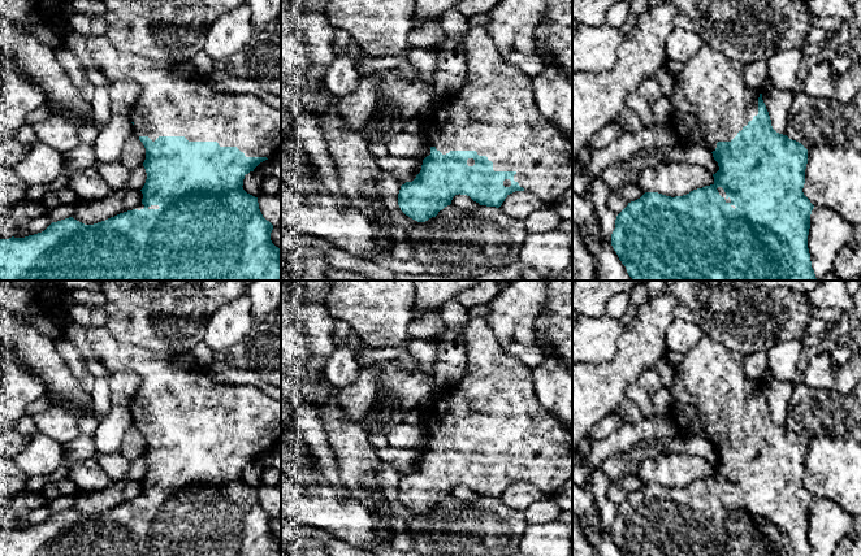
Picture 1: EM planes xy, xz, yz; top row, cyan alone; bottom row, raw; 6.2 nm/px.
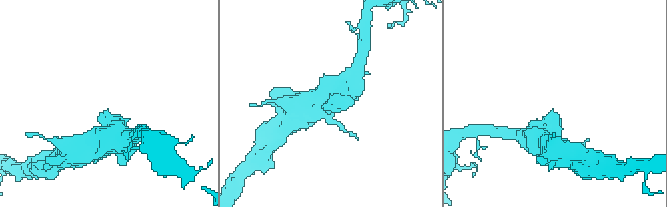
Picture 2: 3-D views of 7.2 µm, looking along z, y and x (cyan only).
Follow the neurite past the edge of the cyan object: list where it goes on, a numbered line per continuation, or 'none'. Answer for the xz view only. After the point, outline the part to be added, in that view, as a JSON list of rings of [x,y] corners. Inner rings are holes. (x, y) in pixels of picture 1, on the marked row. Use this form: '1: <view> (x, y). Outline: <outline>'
1: xz (494, 113). Outline: [[[485,26],[470,27],[463,47],[467,64],[463,86],[457,94],[441,99],[425,116],[427,130],[423,136],[429,145],[428,156],[432,147],[442,155],[450,151],[476,151],[479,156],[486,156],[493,162],[494,171],[515,171],[514,181],[525,192],[533,194],[544,201],[563,195],[572,187],[572,139],[550,123],[538,110],[532,77],[499,56]]]

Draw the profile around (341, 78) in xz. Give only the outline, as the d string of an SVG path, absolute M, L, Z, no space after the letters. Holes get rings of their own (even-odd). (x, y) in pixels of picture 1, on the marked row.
M336 55L326 69L323 83L329 94L342 97L358 88L359 79L358 64L346 55Z

